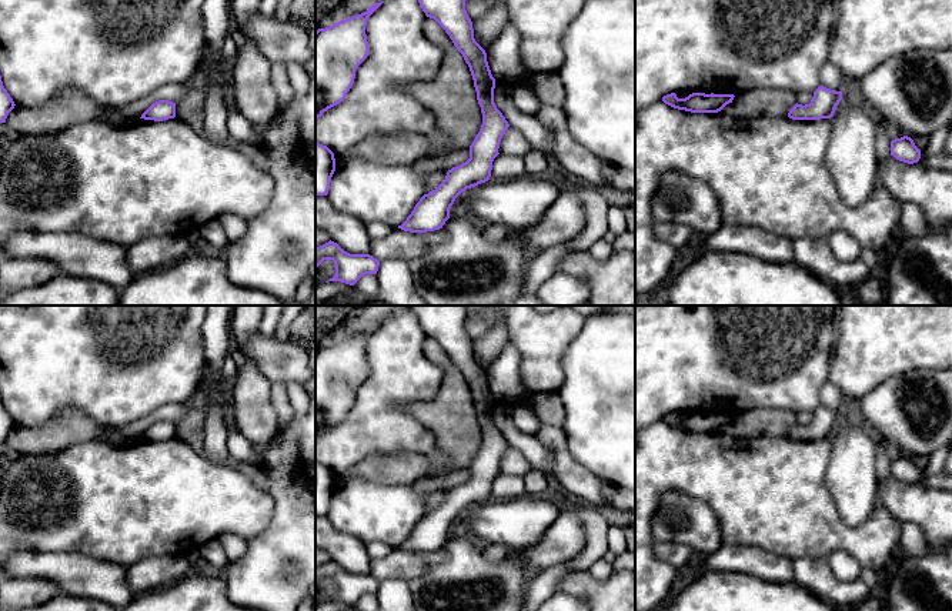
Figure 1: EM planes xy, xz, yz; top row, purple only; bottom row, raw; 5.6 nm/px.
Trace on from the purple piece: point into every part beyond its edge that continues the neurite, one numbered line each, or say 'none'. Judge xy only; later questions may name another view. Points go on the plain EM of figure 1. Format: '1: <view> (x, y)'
none

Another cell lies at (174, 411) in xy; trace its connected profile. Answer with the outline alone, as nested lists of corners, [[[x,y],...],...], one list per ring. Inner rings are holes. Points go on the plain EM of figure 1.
[[[180,401],[180,403],[170,403],[166,405],[158,407],[154,411],[150,411],[143,418],[138,418],[127,425],[104,425],[107,430],[111,430],[113,433],[118,433],[120,435],[128,437],[128,438],[140,438],[141,434],[156,421],[160,420],[168,420],[168,421],[180,421],[187,410],[188,410],[190,401]]]

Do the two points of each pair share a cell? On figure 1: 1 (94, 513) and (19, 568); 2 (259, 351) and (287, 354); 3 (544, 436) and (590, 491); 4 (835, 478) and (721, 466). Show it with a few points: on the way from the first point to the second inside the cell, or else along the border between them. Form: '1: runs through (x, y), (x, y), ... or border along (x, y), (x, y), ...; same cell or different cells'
1: border along (14, 551), (62, 550), (76, 554); different cells
2: runs through (266, 351), (280, 354); same cell
3: runs through (558, 450), (563, 464), (575, 477); same cell
4: border along (831, 444), (825, 486), (837, 508); different cells

